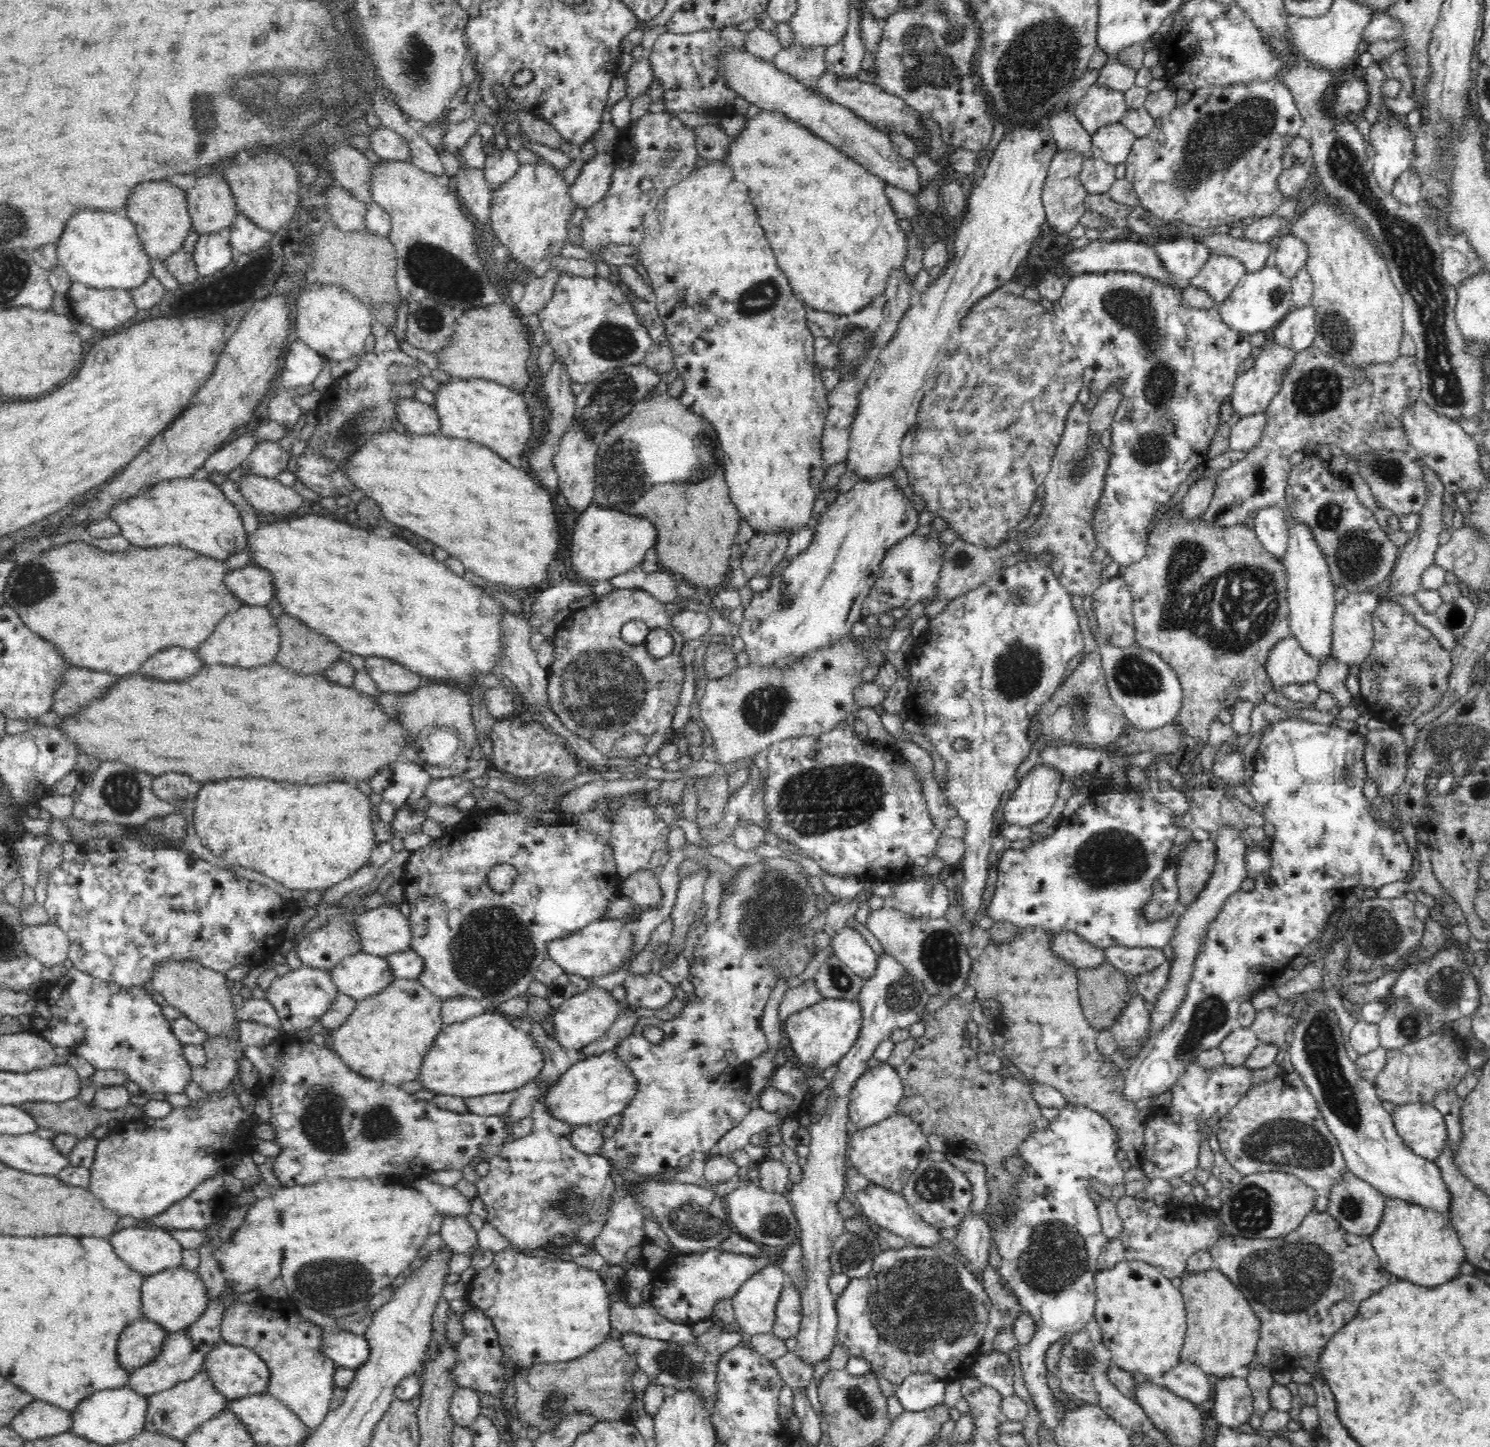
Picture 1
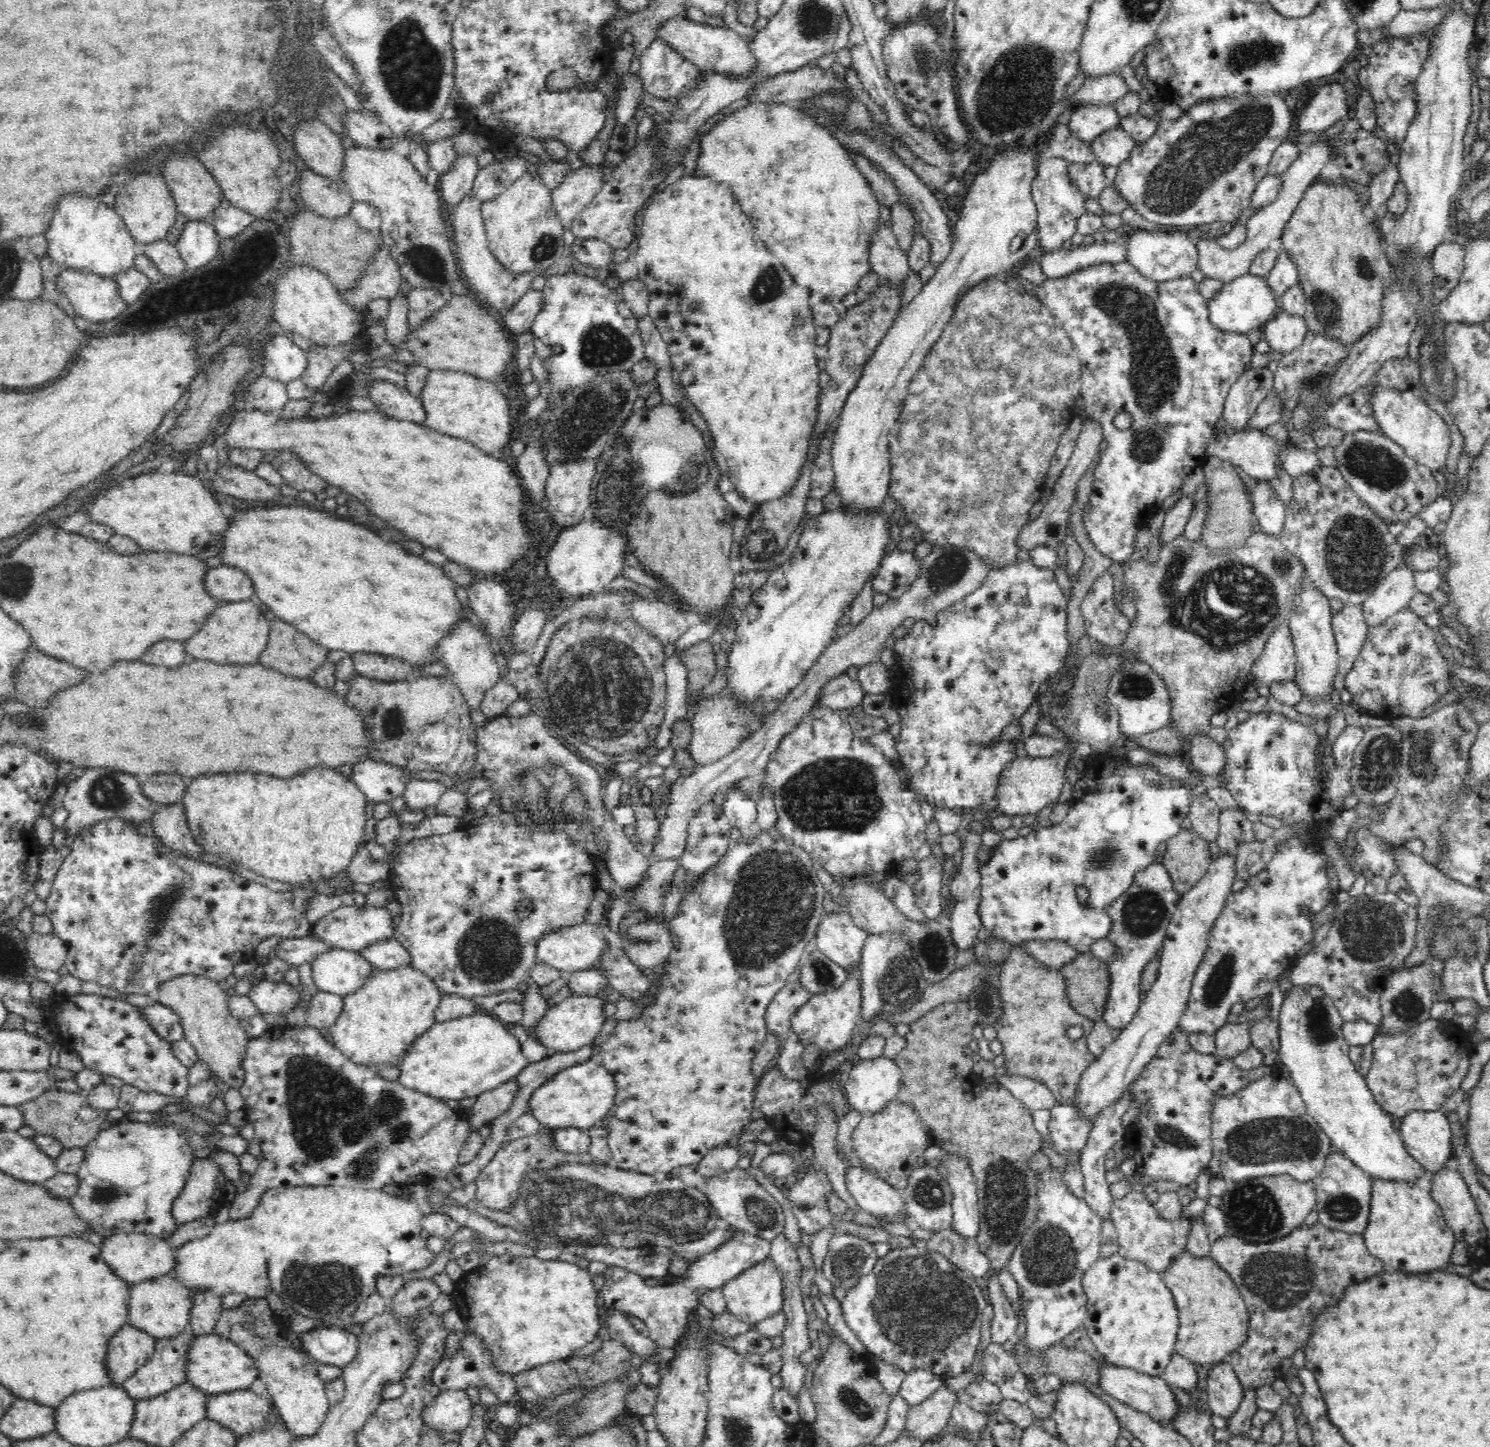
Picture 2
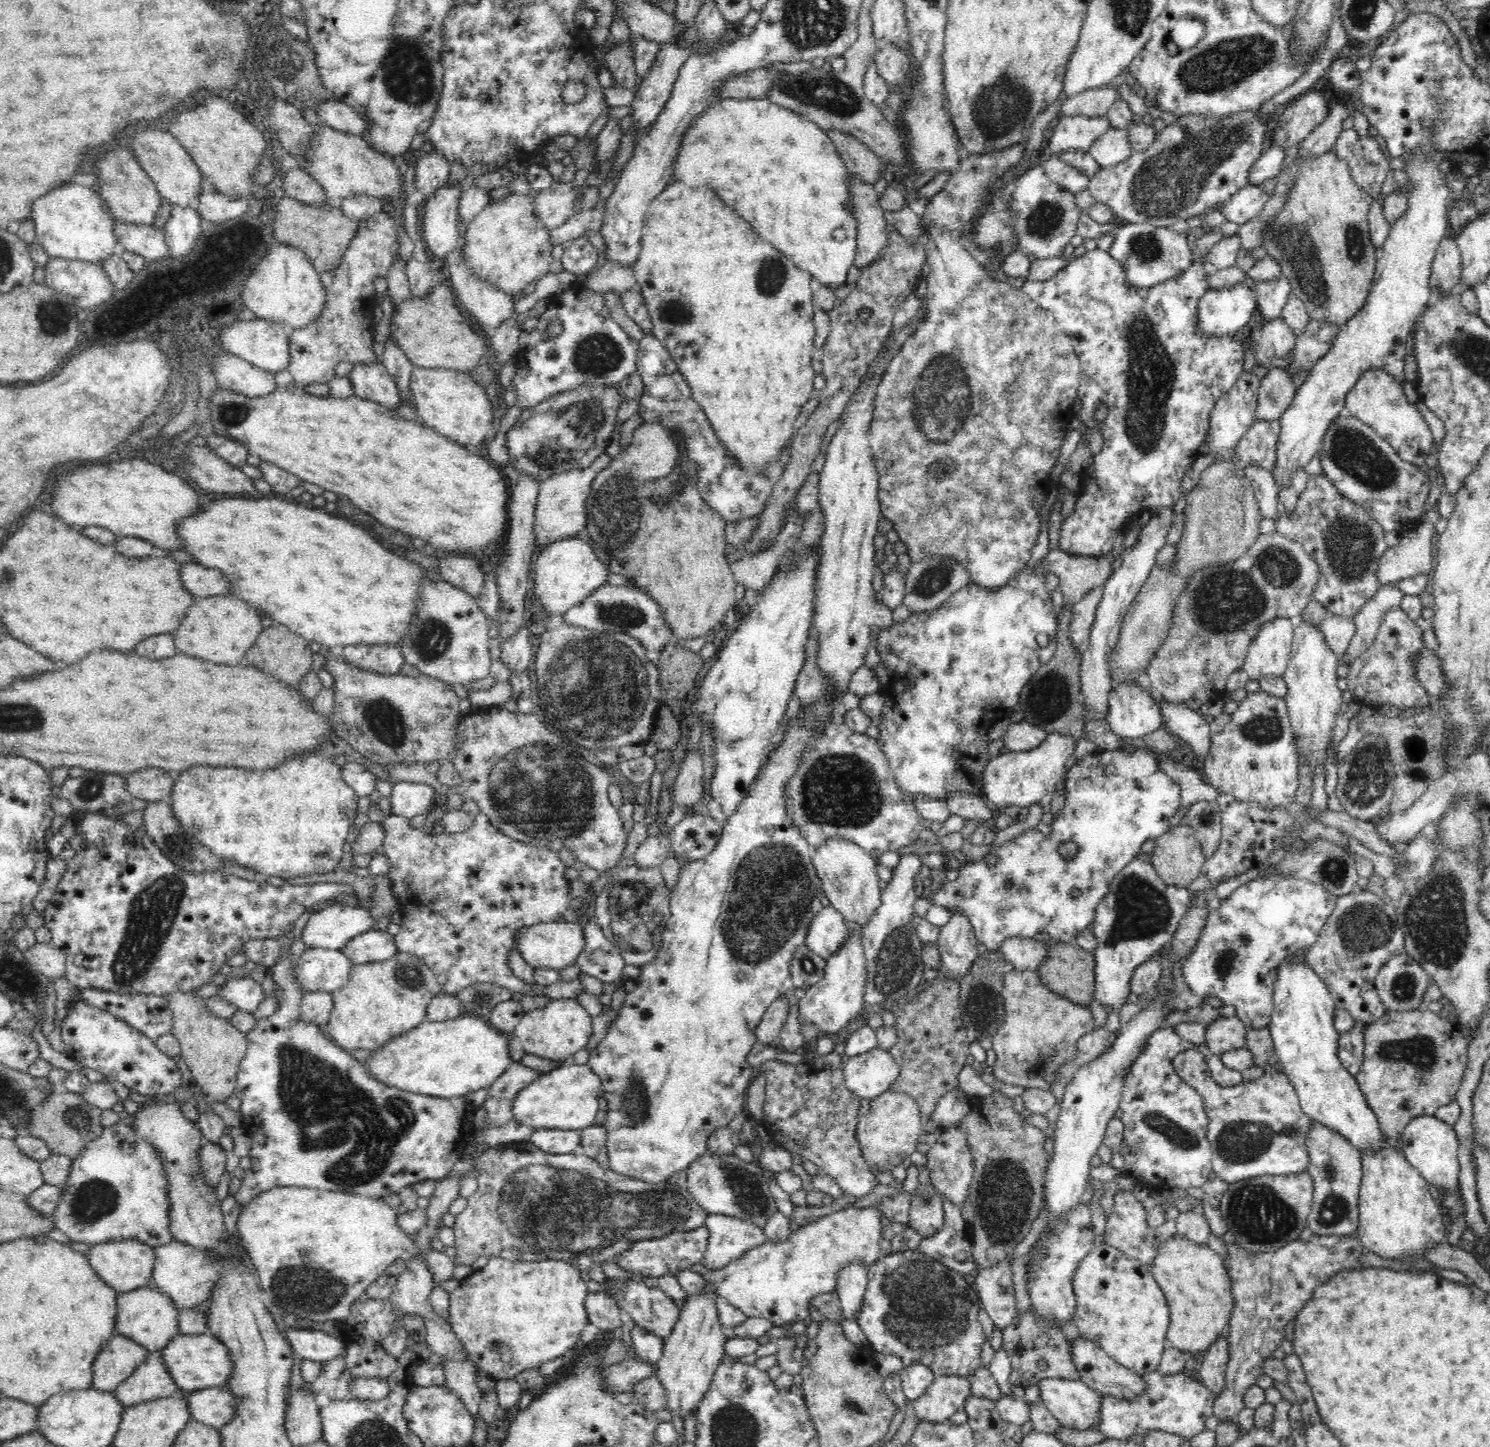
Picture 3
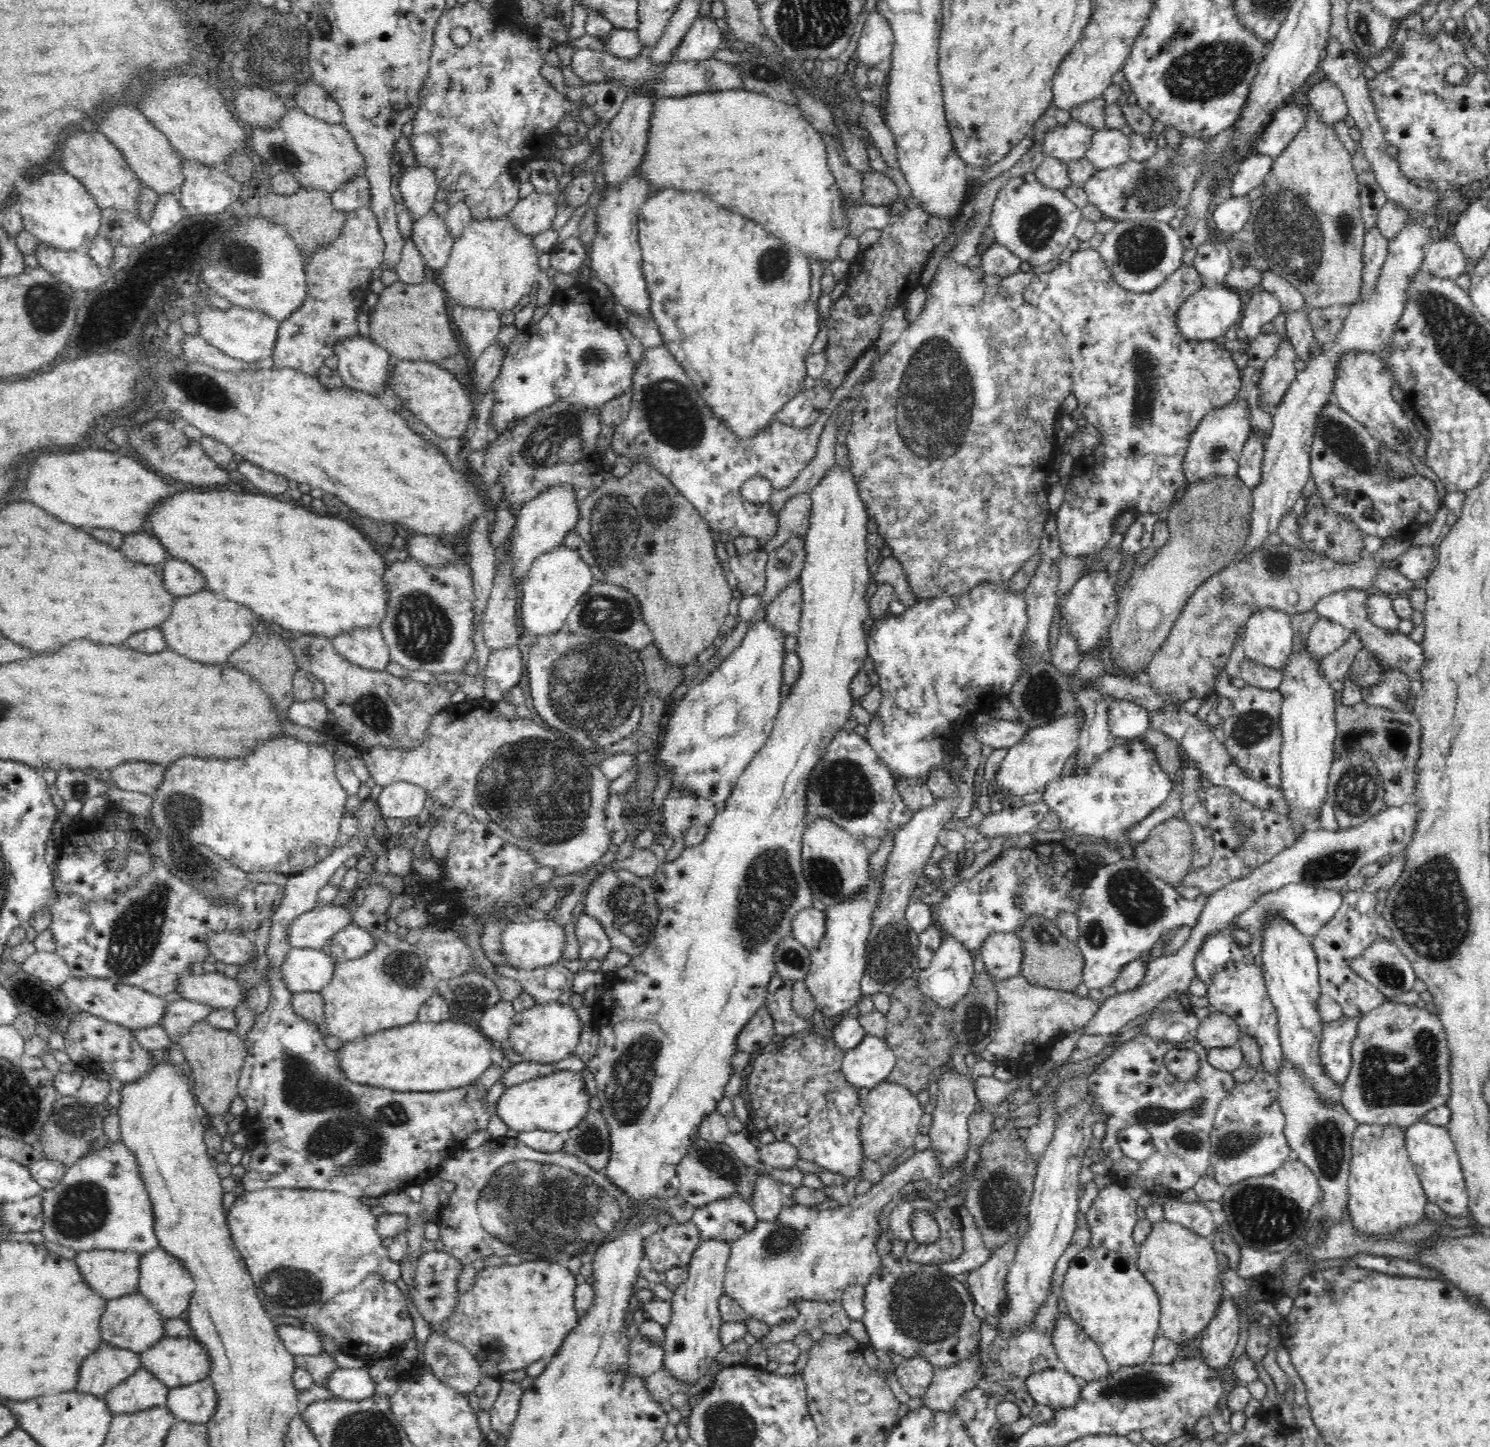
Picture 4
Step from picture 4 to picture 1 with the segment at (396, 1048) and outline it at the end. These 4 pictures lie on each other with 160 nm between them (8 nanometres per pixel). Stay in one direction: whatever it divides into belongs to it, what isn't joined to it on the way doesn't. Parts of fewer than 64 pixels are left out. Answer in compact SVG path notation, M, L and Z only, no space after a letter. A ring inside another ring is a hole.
M486 1012L465 1022L445 1026L422 1064L421 1080L418 1082L424 1089L432 1090L436 1095L460 1096L465 1099L524 1089L541 1076L544 1066L545 1052L541 1050L537 1038L527 1024L522 1028L514 1028L504 1016L496 1012Z

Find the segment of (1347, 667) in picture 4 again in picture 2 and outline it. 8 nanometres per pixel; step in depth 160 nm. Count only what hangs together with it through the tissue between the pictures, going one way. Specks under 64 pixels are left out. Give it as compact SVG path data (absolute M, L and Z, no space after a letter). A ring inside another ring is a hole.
M1403 564L1380 582L1374 593L1363 603L1368 626L1382 623L1396 612L1409 607L1418 592L1415 580L1417 572Z

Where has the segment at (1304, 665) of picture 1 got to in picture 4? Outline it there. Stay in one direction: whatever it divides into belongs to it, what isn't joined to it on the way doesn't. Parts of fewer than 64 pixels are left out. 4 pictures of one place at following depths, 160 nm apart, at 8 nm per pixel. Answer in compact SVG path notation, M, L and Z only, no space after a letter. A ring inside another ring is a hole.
M1267 609L1255 613L1246 624L1245 658L1253 664L1281 671L1293 651L1291 616Z

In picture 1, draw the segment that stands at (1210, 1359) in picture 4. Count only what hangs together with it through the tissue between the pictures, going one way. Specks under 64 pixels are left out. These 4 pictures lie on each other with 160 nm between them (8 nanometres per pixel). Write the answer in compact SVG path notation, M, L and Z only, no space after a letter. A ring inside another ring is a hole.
M1245 1374L1220 1378L1214 1385L1212 1415L1217 1422L1232 1429L1250 1423L1254 1414L1254 1395Z

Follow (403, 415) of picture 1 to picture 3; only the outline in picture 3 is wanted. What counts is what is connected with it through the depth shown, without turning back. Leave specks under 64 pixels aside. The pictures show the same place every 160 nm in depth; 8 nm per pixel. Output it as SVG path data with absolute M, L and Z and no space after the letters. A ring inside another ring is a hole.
M356 362L348 377L354 383L354 392L358 398L377 402L388 409L402 406L400 389L383 363L360 364Z

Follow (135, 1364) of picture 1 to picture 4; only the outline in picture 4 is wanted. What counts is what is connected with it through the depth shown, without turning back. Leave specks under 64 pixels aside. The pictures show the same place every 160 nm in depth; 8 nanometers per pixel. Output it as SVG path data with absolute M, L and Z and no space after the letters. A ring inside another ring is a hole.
M103 1342L80 1366L80 1378L74 1390L81 1393L94 1394L104 1397L109 1390L130 1378L134 1371L142 1366L141 1353L128 1349L128 1347L117 1347L110 1343Z

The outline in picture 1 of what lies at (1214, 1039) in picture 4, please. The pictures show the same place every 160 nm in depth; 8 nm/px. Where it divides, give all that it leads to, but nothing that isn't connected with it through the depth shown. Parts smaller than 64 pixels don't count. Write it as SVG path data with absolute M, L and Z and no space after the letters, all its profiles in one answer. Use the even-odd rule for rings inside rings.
M1241 1027L1222 1042L1220 1049L1228 1066L1244 1066L1259 1044L1258 1036L1251 1028Z

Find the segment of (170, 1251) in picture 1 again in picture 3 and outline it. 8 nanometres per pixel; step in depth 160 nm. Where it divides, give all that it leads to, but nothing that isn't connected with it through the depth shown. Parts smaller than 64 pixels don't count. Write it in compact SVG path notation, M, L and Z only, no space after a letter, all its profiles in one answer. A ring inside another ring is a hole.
M122 1239L112 1242L103 1242L91 1245L88 1250L88 1259L96 1273L120 1294L137 1290L148 1285L154 1266L156 1266L156 1249L142 1239Z

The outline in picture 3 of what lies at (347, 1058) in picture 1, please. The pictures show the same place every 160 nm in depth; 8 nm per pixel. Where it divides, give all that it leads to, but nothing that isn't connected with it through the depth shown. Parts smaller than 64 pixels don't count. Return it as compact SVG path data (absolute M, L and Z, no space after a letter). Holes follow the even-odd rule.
M398 952L384 962L356 964L350 982L332 993L334 1009L328 1022L328 1034L344 1051L362 1049L374 1053L393 1038L402 1037L421 1026L426 1021L432 998L440 992L435 974L411 954Z

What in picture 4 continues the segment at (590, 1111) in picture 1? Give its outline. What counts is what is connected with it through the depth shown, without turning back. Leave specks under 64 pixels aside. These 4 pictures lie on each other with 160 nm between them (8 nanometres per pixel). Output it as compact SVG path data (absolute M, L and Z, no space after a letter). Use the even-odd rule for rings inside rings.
M555 1070L548 1076L505 1090L494 1107L509 1128L516 1132L531 1130L562 1132L576 1128L582 1120L585 1120L590 1112L590 1097L582 1072Z

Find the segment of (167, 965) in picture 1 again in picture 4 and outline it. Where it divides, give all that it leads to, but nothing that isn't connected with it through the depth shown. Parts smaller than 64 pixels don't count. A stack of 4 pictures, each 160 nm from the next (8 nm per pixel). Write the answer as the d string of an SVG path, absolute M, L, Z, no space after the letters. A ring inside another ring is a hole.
M207 1020L192 1024L190 1030L175 1040L180 1053L191 1068L194 1097L202 1103L202 1111L208 1116L225 1114L231 1102L239 1096L238 1080L246 1058L245 1043L236 1036L235 1031L222 1030Z

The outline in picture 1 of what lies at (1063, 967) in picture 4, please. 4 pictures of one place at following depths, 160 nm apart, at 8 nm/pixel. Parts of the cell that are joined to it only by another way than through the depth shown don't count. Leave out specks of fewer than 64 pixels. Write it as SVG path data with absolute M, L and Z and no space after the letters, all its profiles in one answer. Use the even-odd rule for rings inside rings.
M1108 962L1100 968L1082 968L1078 970L1078 992L1080 1003L1088 1023L1098 1032L1111 1030L1130 1006L1134 995L1130 993L1130 976L1118 970Z

